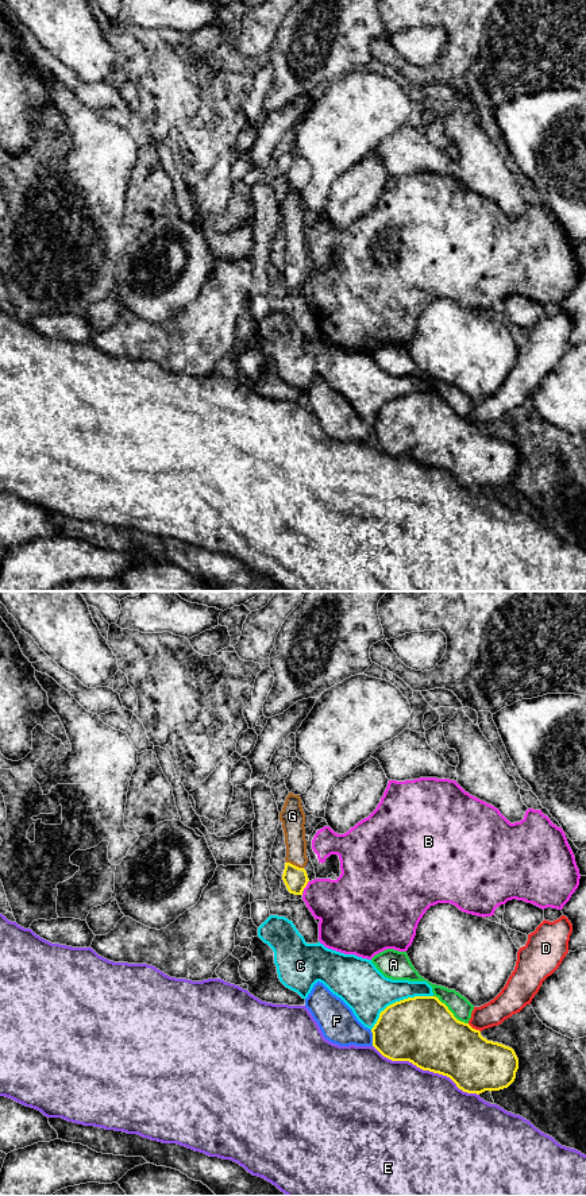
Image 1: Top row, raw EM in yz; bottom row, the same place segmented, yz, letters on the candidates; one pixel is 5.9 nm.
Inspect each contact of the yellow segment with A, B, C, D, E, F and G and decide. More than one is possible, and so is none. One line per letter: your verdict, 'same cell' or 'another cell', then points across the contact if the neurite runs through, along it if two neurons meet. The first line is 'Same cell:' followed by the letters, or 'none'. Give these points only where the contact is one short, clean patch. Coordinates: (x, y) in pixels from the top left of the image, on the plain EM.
Same cell: G
A: another cell
B: another cell
C: another cell
D: another cell
E: another cell
F: another cell
G: same cell

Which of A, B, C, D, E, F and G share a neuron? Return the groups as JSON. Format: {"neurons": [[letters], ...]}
{"neurons": [["A"], ["B"], ["C"], ["D"], ["E"], ["F"], ["G"]]}

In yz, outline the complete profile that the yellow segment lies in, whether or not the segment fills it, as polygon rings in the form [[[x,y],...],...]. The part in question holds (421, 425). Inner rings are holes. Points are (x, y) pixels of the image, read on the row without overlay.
[[[415,391],[388,401],[371,428],[373,441],[383,452],[409,456],[423,466],[447,471],[467,489],[508,483],[518,464],[518,454],[512,443],[483,433],[479,425],[458,416],[436,391]]]

